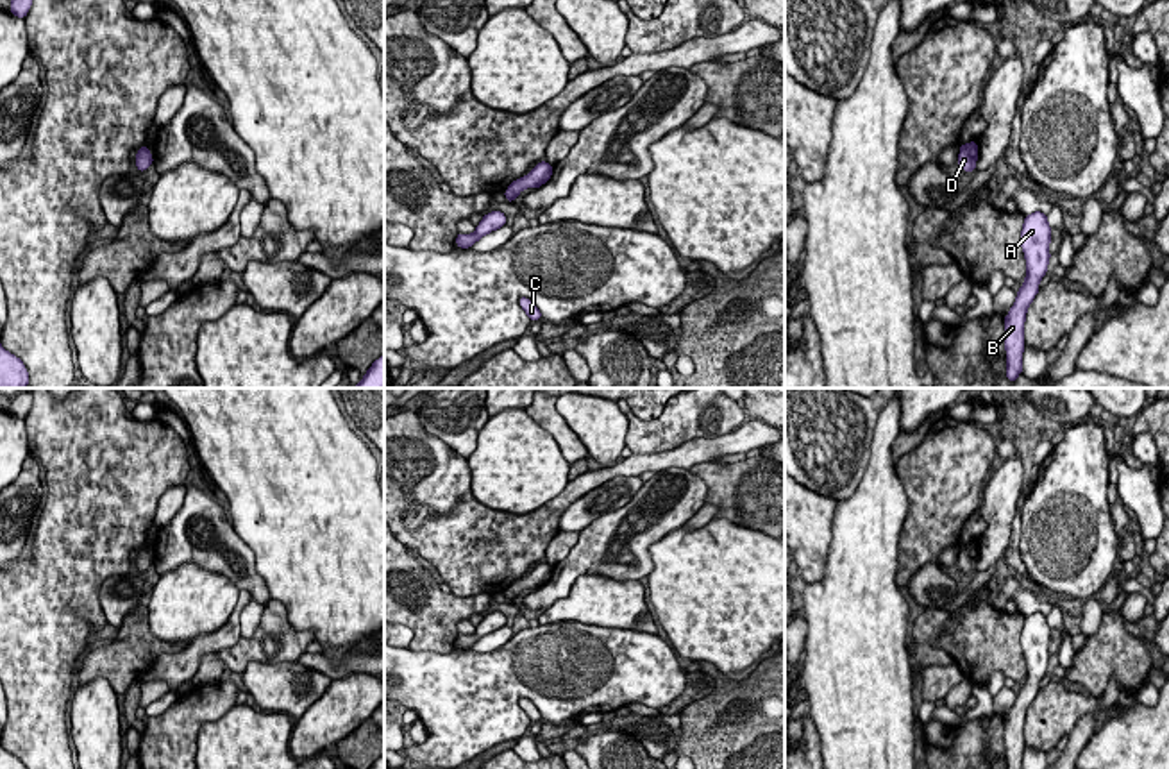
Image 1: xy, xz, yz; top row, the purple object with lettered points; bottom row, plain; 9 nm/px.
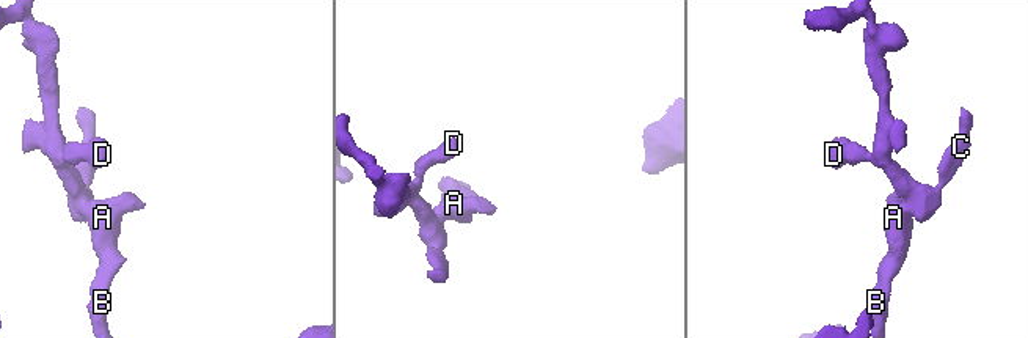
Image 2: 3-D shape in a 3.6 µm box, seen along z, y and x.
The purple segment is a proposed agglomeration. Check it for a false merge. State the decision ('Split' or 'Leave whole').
Leave whole

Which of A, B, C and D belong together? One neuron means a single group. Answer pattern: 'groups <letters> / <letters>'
groups A B C D

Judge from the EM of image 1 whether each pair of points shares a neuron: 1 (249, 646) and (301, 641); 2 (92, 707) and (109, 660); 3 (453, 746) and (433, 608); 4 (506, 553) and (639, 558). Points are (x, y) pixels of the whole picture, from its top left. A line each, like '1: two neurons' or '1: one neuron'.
1: one neuron
2: two neurons
3: two neurons
4: two neurons

